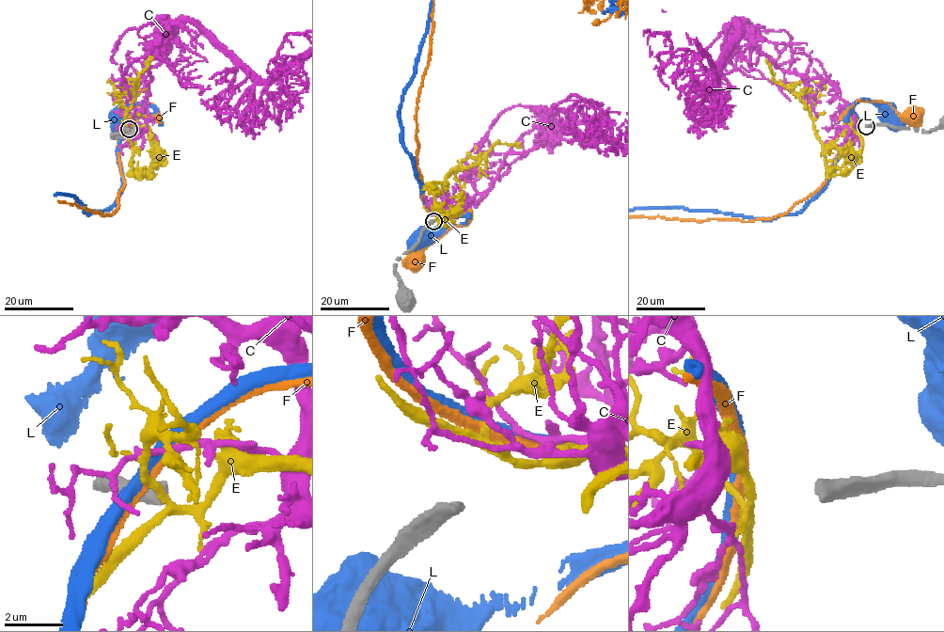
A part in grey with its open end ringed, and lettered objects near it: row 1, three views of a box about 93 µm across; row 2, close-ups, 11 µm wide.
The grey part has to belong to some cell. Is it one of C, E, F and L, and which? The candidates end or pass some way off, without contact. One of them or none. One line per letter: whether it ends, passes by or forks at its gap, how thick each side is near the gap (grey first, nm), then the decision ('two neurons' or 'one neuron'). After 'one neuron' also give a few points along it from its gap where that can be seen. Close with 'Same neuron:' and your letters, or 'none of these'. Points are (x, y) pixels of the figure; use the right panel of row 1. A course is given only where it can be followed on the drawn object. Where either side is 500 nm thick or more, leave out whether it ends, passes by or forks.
C: it passes by | 480/220 nm | two neurons
E: it forks | 480/260 nm | two neurons
F: it passes by | 480/320 nm | two neurons
L: it passes by | 480/400 nm | two neurons
Same neuron: none of these

